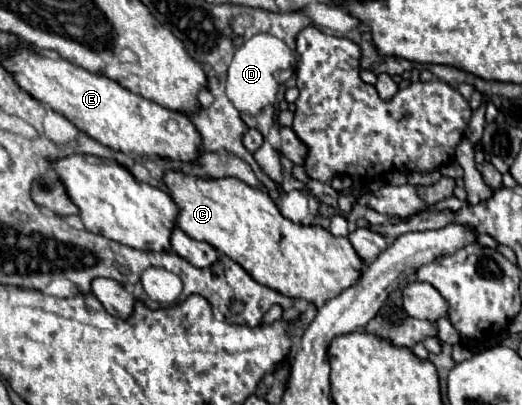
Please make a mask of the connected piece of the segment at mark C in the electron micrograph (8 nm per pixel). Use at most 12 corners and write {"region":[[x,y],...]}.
{"region":[[167,172],[177,226],[317,308],[363,260],[237,178]]}

